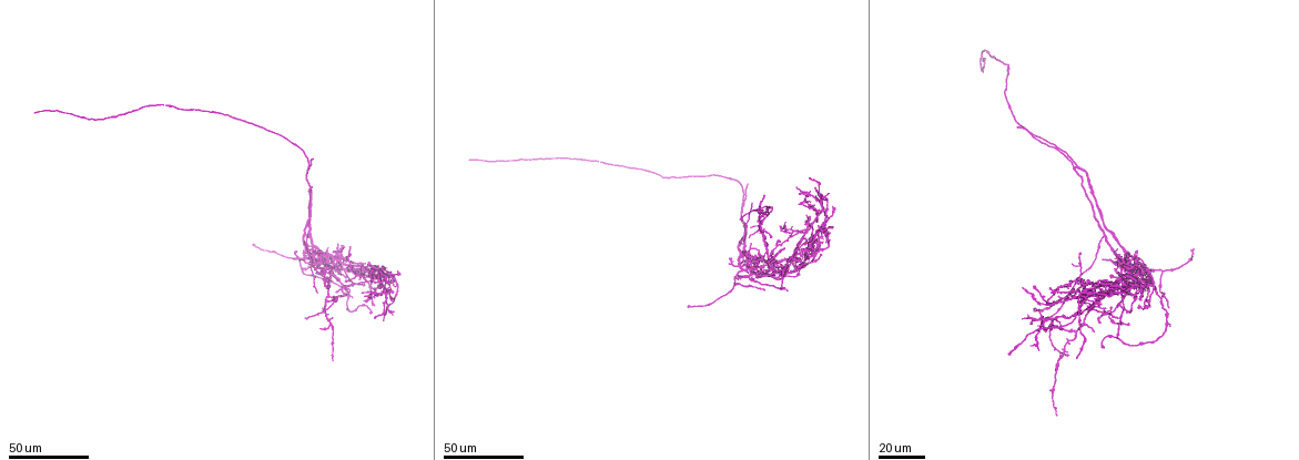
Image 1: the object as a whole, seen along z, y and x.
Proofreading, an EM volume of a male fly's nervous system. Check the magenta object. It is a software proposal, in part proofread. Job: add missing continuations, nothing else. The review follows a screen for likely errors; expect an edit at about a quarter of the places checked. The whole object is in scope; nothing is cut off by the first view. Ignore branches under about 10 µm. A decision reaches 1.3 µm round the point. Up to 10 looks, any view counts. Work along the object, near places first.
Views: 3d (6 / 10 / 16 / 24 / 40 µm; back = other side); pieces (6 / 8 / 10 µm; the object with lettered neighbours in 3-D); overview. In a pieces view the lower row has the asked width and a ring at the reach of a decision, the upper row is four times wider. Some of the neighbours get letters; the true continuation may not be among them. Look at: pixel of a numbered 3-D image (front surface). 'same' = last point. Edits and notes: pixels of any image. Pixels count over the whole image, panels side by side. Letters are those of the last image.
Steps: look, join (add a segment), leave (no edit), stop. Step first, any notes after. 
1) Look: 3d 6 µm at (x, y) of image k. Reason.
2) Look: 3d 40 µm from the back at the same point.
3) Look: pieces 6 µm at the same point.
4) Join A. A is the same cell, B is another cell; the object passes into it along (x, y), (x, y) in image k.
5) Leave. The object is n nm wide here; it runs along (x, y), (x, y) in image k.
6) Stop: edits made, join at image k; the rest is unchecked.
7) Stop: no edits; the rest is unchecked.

Look: 3d 24 µm at (314, 160) of image 1.

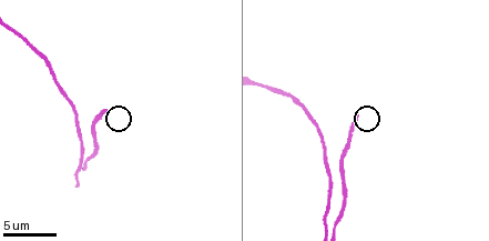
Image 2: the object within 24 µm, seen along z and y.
Look: pieces 6 µm at (108, 112) of image 2.

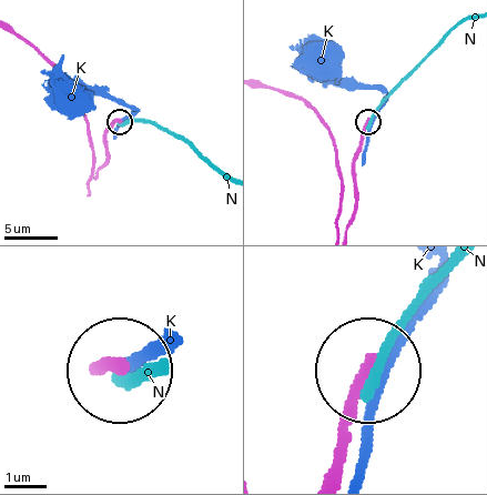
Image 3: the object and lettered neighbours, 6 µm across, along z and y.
Leave. The object is 250 nm wide here; K and N are other cells; it runs along (347, 225), (355, 208), (355, 162), (367, 123) in image 3; no lettered segment goes on from it.

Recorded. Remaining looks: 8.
Look: 3d 24 µm at (328, 285) of image 1. Long arm stops here.

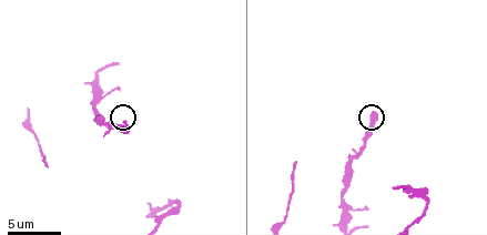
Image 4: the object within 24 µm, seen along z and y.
Look: 3d 6 µm at (123, 122) of image 4.

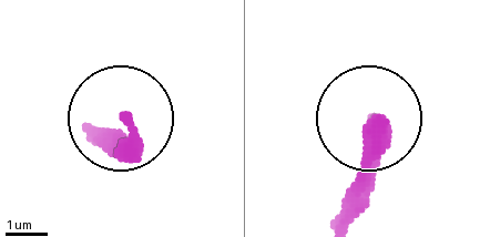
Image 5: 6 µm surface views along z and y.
Look: pieces 8 µm at (127, 118) of image 5.

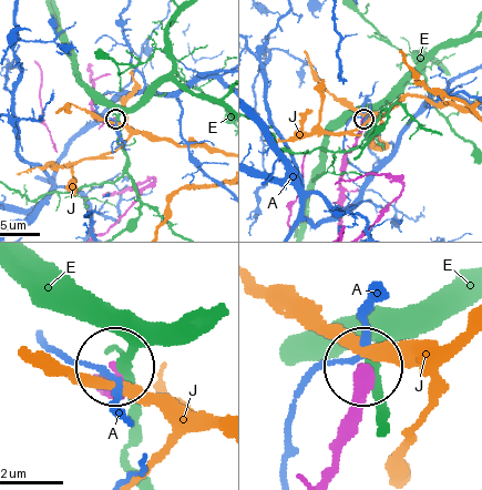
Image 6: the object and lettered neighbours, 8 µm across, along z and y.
Leave. A, E and J are other cells; none of them fits.

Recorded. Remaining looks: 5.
Look: 3d 24 µm at (1099, 282) of image 1. An open end.

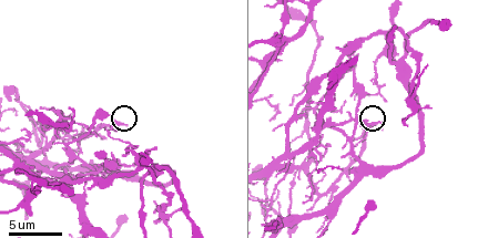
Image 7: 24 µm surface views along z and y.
Look: pieces 10 µm at (123, 124) of image 7.

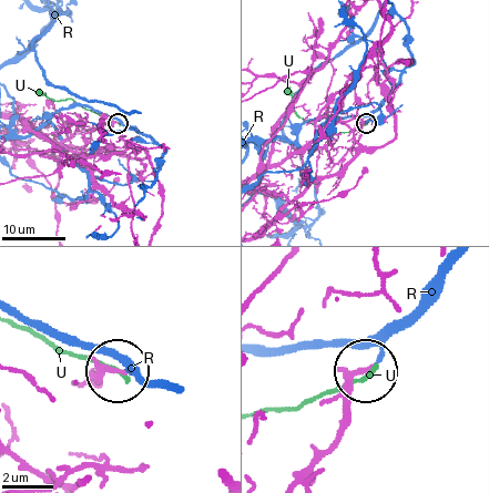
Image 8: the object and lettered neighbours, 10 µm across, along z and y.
Leave. R and U are other cells; it runs along (297, 474), (337, 430), (346, 391), (365, 372) in image 8; none of them fits.

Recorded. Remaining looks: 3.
Look: 3d 40 µm at (1076, 359) of image 1. Long arm stops here.

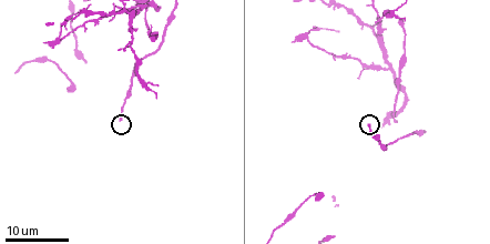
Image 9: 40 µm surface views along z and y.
Look: pieces 8 µm at (368, 125) of image 9. See the neighbours.

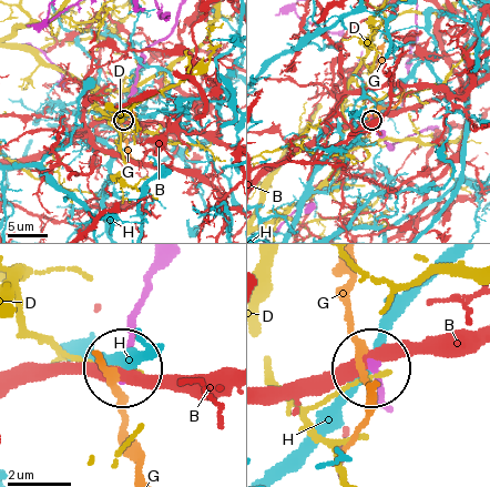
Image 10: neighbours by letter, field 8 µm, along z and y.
Leave. B, D, G and H are other cells; no lettered segment goes on from it.

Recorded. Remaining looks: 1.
Stop: no edits; the rest is unchecked.

